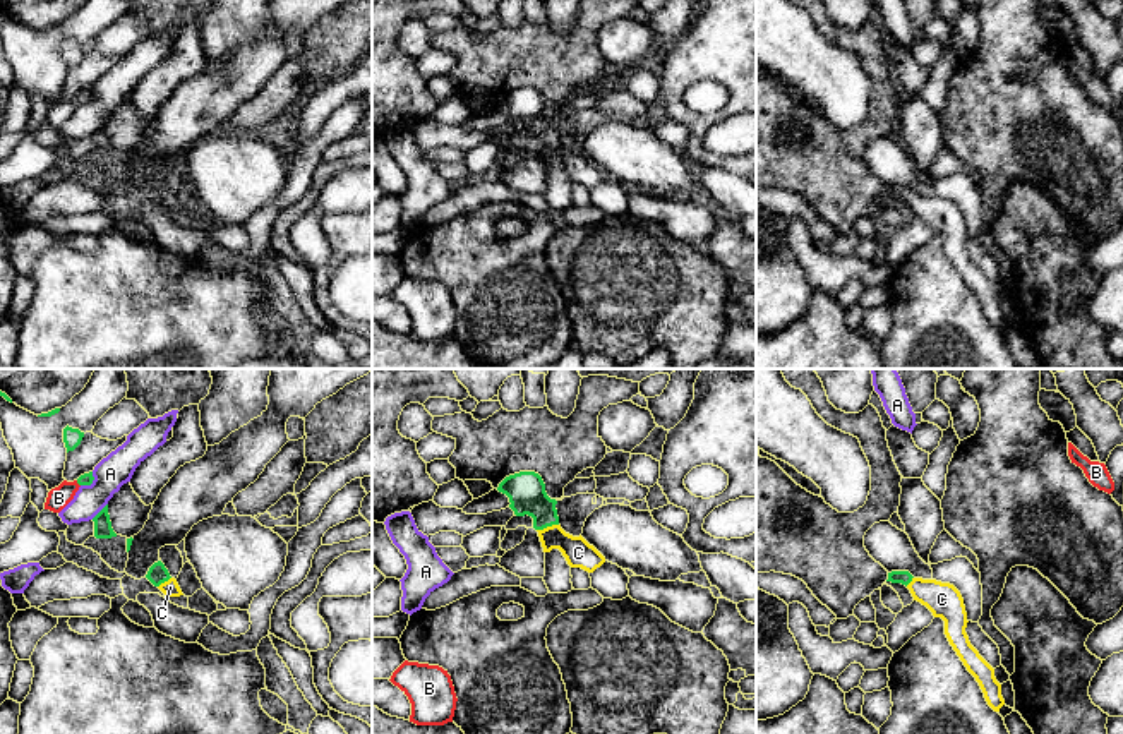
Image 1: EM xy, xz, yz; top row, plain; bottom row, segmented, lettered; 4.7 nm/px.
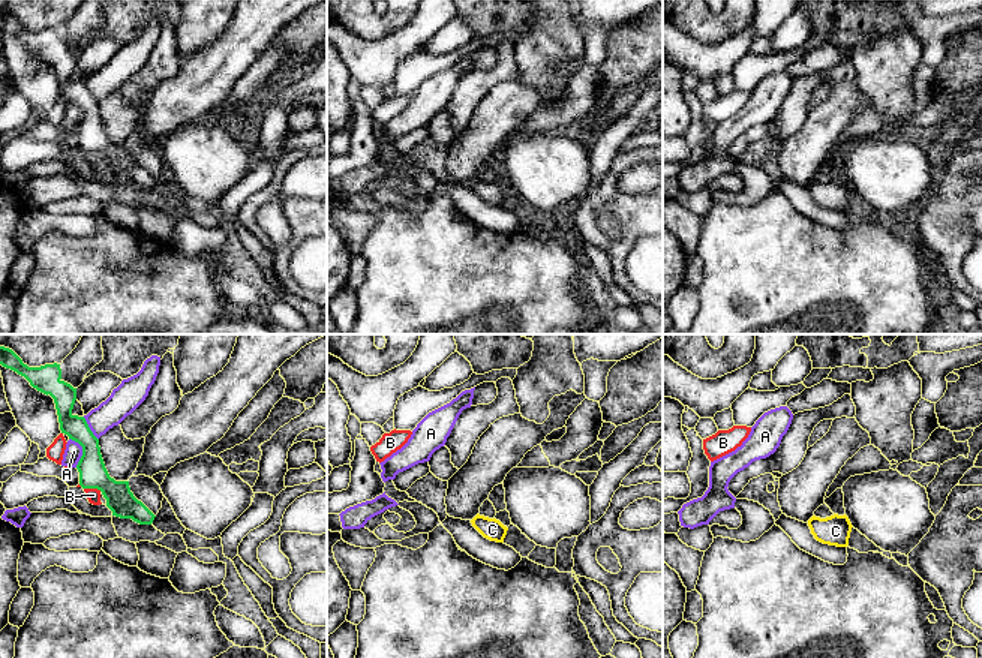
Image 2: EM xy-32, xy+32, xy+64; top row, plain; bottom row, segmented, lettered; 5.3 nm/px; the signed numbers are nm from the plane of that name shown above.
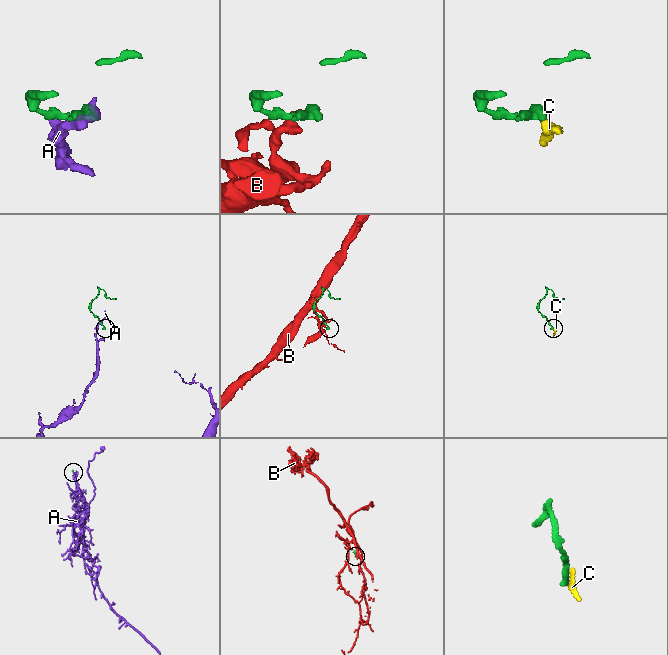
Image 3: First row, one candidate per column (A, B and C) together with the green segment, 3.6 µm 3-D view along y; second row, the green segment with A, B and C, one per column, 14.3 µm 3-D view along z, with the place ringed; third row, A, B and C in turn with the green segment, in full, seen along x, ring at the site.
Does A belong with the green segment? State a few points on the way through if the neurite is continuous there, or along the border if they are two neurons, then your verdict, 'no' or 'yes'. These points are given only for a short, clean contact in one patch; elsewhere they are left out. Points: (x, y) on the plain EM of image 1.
along xy (107, 119), (91, 134) | no

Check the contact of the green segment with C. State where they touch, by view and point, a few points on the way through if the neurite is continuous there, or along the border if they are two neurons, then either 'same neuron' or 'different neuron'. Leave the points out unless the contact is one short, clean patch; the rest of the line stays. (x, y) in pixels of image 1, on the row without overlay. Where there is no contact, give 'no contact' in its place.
contact xz (547, 141); way xz (527, 110), (542, 126), (547, 141), (578, 168); same neuron

